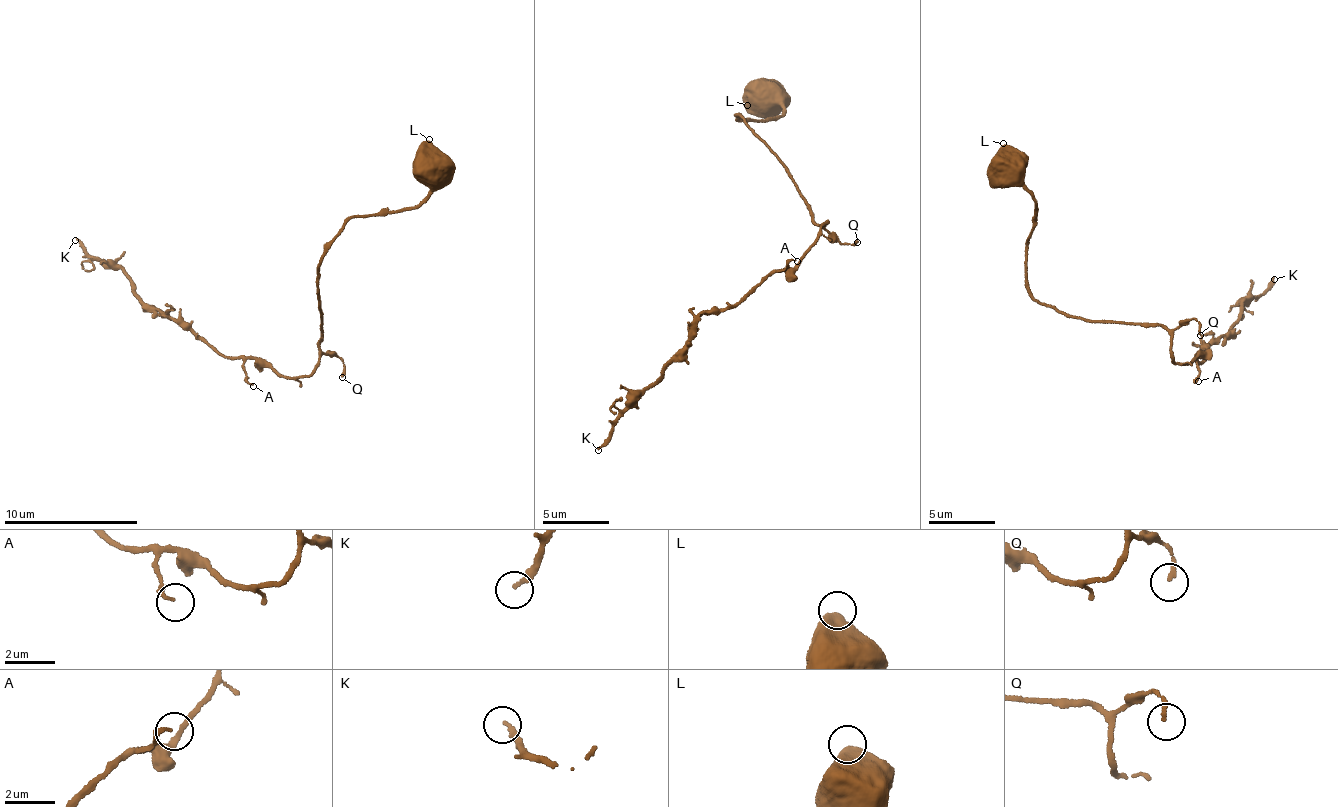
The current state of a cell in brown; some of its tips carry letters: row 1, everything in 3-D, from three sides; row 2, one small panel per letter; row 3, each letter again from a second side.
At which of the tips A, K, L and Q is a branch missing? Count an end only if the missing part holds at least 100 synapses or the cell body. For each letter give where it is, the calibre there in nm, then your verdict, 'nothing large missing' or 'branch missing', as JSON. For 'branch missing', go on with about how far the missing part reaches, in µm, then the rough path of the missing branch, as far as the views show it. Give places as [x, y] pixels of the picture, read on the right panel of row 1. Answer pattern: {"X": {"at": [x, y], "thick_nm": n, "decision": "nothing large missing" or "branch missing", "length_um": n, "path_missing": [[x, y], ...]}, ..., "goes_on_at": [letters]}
{"A": {"at": [1198, 381], "thick_nm": 160, "decision": "nothing large missing"}, "K": {"at": [1274, 279], "thick_nm": 200, "decision": "branch missing", "length_um": 80}, "L": {"at": [1003, 143], "thick_nm": 750, "decision": "nothing large missing"}, "Q": {"at": [1200, 335], "thick_nm": 150, "decision": "nothing large missing"}, "goes_on_at": ["K"]}

